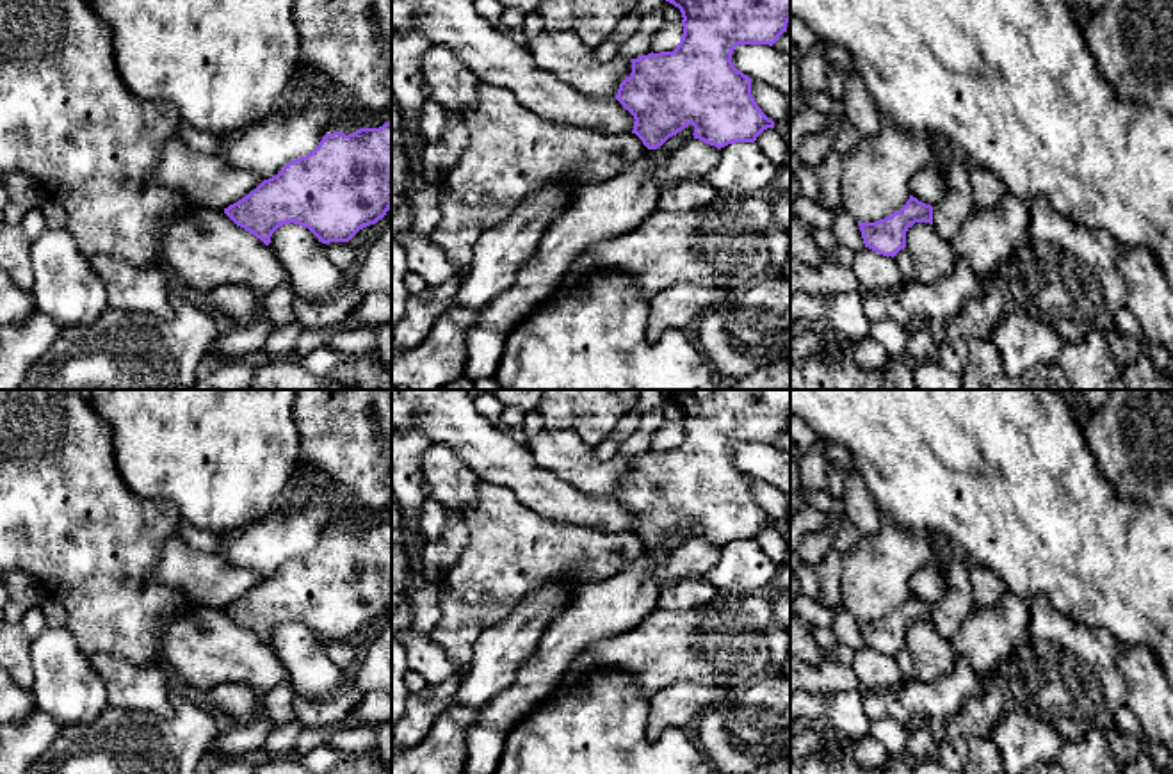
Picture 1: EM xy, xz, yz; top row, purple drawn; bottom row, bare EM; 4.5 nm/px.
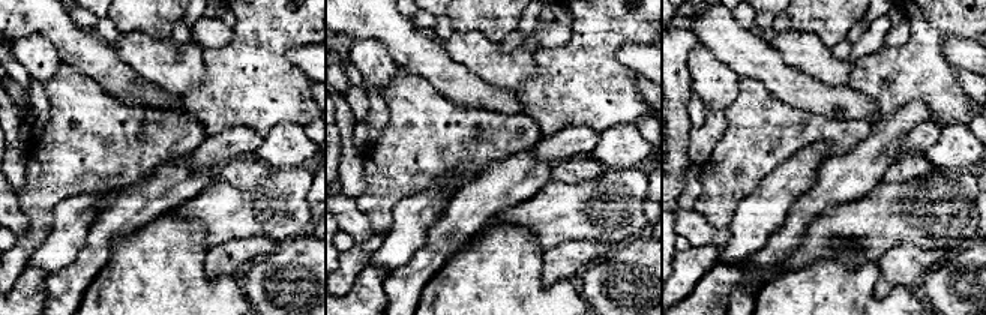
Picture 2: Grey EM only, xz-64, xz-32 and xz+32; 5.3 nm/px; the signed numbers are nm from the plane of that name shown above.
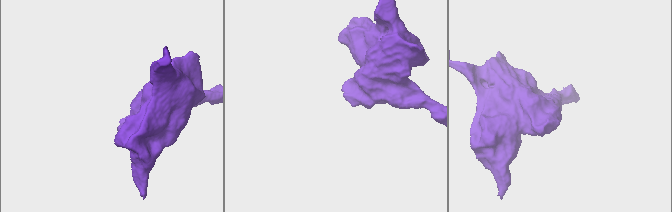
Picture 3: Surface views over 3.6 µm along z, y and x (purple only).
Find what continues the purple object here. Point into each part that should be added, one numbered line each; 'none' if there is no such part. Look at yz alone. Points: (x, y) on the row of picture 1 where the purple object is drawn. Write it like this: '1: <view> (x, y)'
none

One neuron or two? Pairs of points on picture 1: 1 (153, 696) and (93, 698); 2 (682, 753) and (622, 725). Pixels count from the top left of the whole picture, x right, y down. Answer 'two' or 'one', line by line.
1: two
2: one

